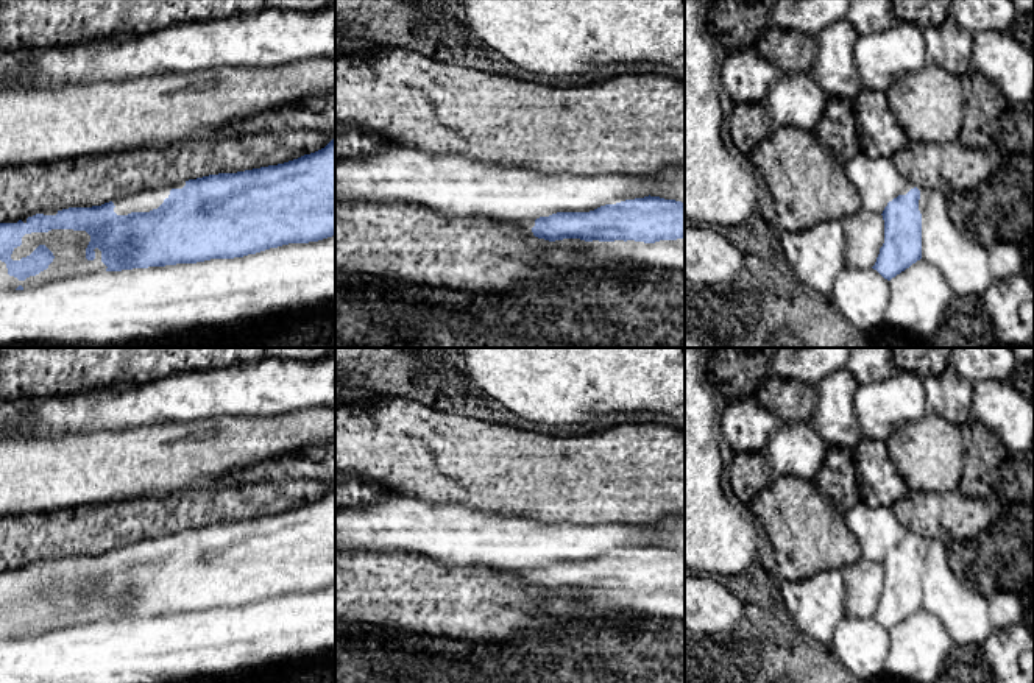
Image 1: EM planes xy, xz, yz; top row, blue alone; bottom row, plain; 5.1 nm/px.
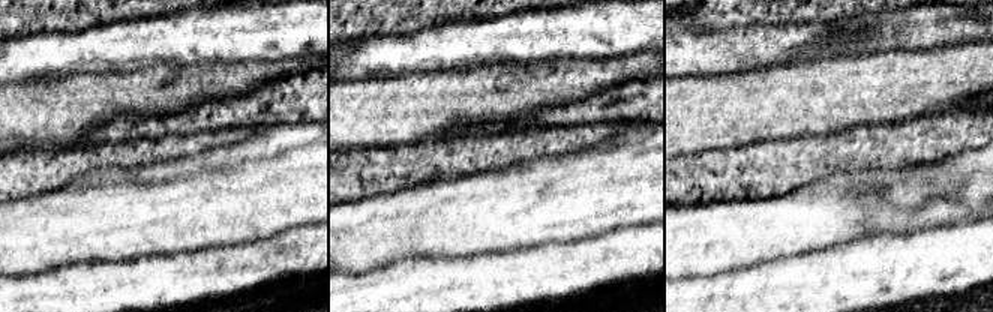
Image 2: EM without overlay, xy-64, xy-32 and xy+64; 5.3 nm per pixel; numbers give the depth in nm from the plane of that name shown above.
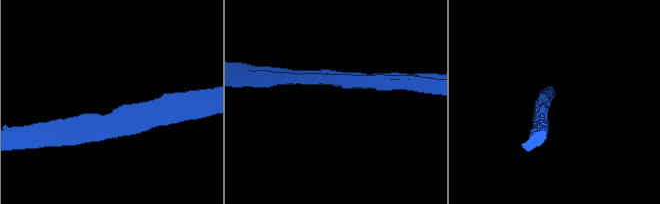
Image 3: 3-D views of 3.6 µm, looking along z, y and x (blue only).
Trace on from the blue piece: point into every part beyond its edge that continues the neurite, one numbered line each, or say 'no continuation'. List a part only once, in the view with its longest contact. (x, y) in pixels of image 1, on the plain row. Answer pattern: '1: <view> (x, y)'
no continuation

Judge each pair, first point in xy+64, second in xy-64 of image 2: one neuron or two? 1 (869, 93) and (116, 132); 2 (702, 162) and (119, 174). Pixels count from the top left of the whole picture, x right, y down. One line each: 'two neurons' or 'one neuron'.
1: two neurons
2: two neurons

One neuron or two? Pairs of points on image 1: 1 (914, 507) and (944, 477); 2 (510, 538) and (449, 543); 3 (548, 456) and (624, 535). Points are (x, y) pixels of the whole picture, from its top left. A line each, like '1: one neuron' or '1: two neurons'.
1: two neurons
2: one neuron
3: two neurons

